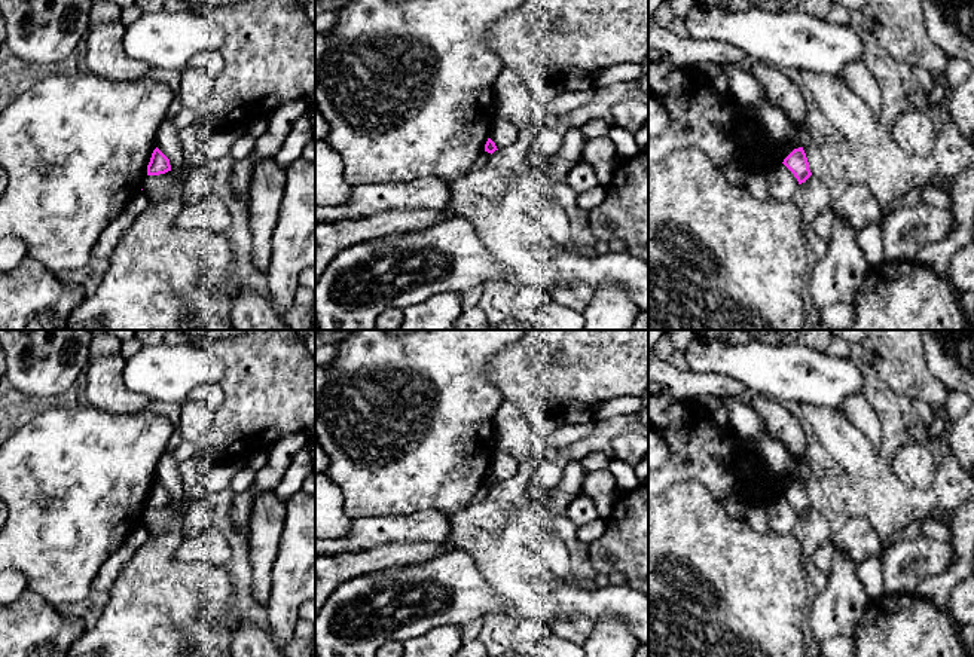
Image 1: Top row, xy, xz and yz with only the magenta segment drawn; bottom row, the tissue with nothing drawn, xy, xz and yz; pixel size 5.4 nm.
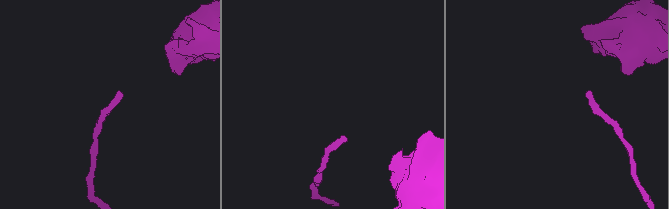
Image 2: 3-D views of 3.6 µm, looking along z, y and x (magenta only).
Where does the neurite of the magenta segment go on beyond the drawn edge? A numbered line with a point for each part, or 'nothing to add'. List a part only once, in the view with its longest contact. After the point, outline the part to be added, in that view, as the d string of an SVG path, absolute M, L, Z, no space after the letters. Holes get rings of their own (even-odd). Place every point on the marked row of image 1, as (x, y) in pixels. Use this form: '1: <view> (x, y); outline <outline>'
nothing to add

